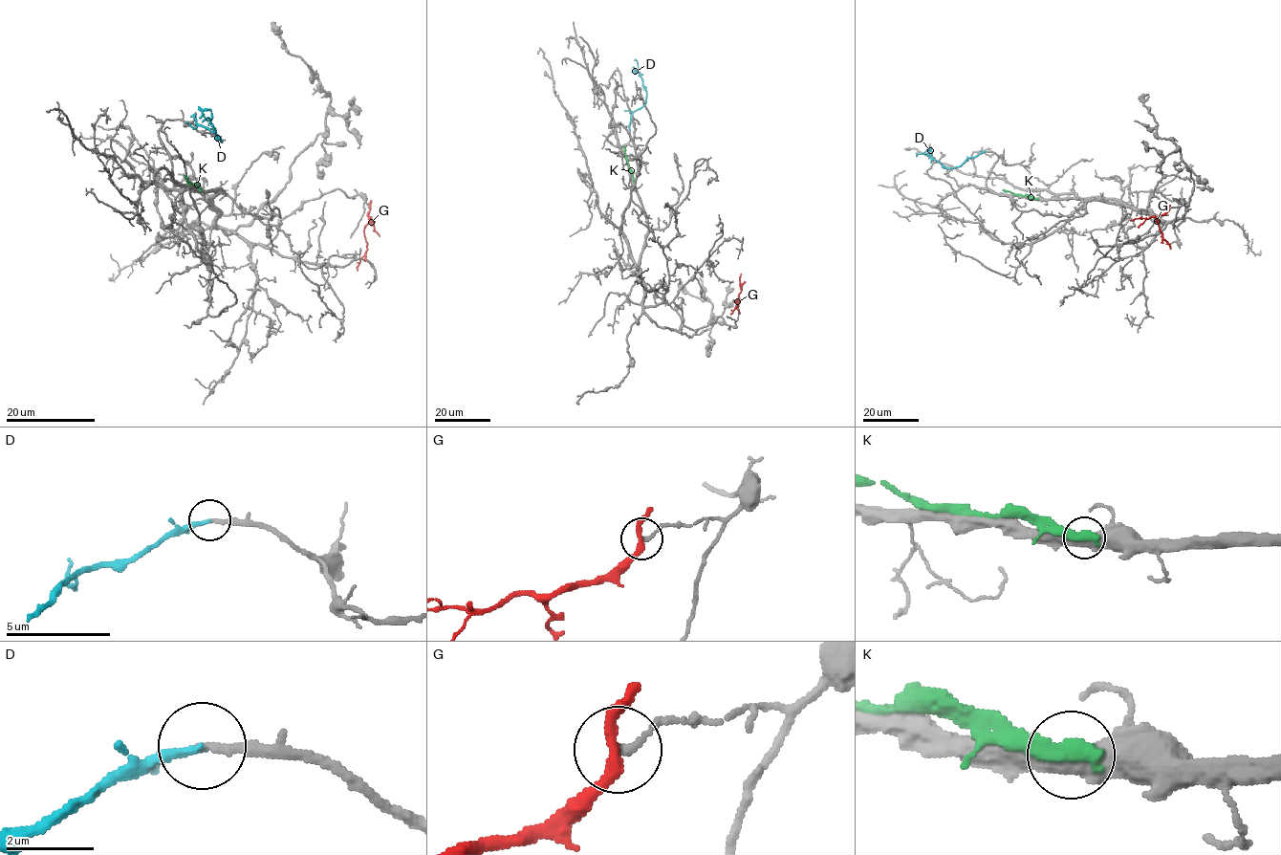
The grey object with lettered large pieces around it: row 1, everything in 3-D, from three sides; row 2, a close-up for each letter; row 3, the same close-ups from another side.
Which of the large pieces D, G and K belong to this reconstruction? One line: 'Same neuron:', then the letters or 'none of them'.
Same neuron: D

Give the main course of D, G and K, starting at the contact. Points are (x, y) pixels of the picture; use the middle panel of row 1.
D: (629, 129), (631, 115), (645, 103), (646, 93), (635, 59)
G: (739, 312), (739, 300), (736, 299), (737, 306), (731, 314)
K: (633, 180), (622, 146)

